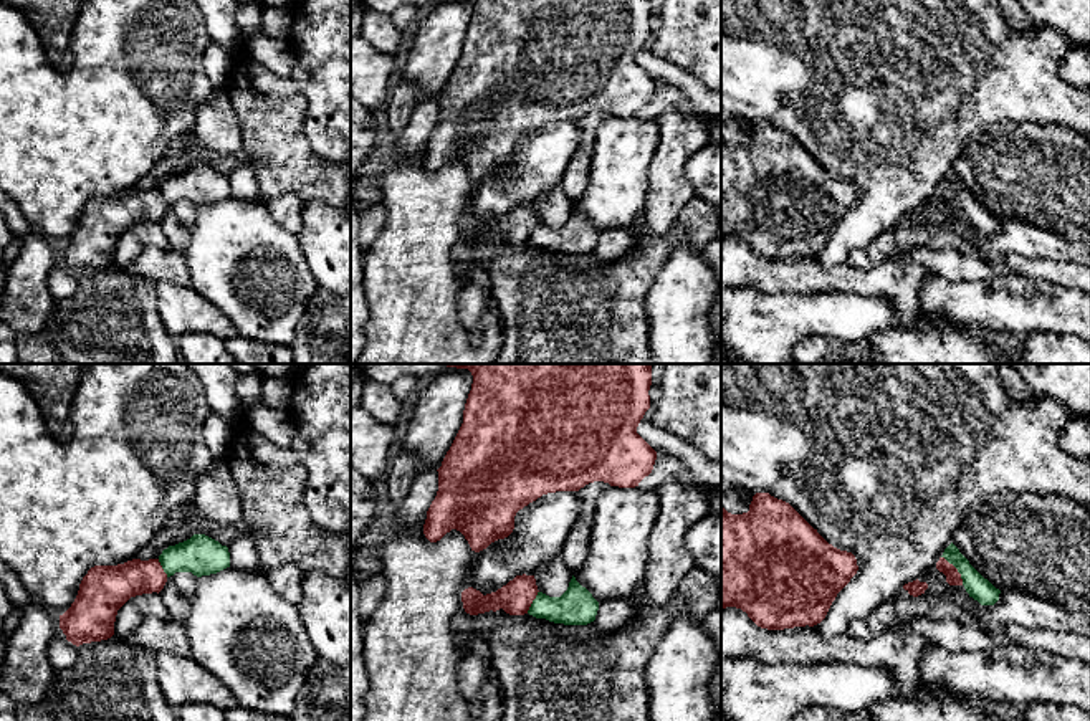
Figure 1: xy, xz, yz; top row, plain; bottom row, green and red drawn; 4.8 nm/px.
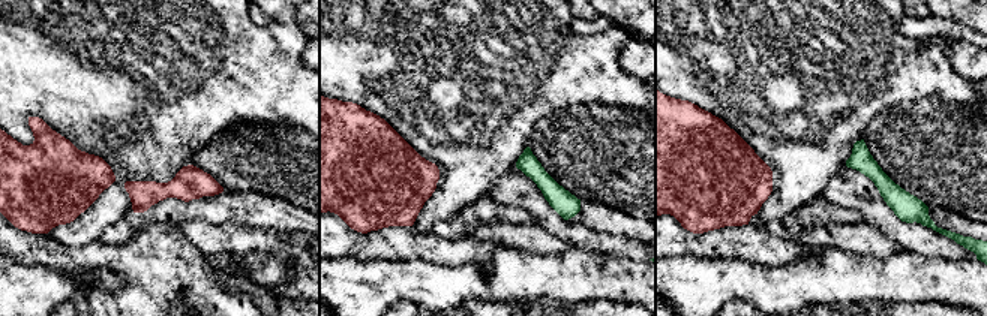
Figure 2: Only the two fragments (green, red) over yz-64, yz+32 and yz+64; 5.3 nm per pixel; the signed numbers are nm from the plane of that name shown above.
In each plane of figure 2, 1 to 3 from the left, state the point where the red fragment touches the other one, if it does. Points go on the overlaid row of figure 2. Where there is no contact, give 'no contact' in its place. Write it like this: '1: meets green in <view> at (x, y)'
1: no contact
2: no contact
3: no contact

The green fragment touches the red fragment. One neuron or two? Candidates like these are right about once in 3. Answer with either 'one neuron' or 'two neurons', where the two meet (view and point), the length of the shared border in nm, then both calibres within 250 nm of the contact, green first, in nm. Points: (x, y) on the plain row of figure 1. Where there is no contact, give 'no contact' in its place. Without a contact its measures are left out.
one neuron | yz (956, 197) | 180 nm | 120/80 nm

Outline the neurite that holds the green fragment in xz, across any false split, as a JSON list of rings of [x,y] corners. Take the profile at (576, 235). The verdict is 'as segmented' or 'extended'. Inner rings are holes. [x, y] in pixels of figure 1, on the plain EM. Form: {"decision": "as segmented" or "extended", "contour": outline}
{"decision": "extended", "contour": [[[523,203],[486,225],[468,217],[461,222],[461,232],[470,245],[503,238],[509,245],[529,243],[564,255],[587,255],[595,250],[599,240],[599,232],[574,205],[561,227],[539,222],[534,205]]]}

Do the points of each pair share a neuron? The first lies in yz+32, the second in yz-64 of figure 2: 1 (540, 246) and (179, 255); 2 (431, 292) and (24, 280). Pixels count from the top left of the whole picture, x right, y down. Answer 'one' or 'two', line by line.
1: two
2: one

